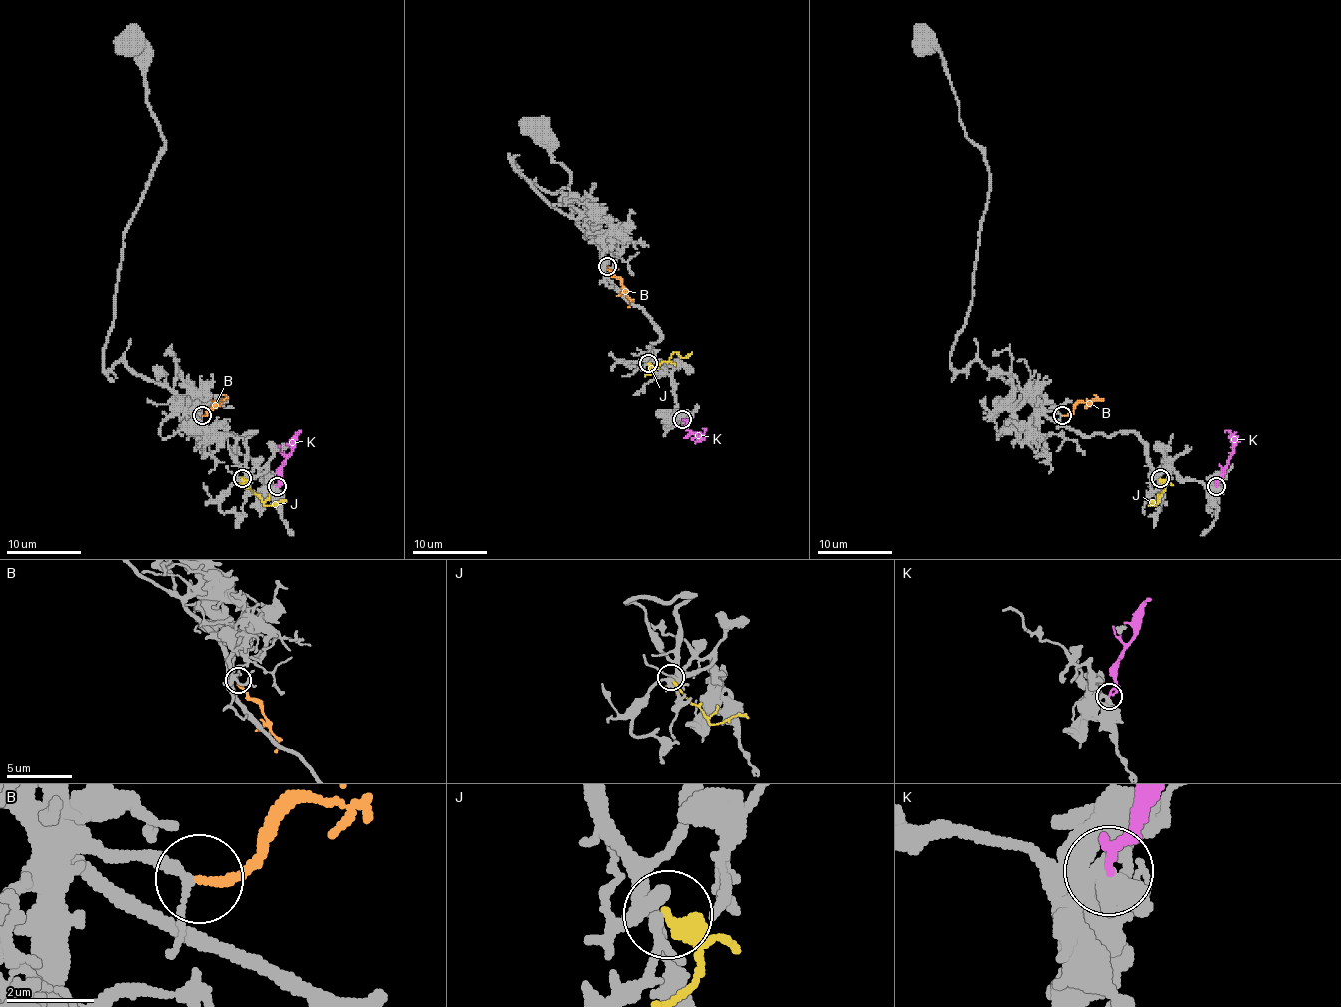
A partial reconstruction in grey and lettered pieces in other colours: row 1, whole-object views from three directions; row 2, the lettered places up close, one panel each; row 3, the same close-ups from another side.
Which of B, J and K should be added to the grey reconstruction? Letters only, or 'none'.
B

